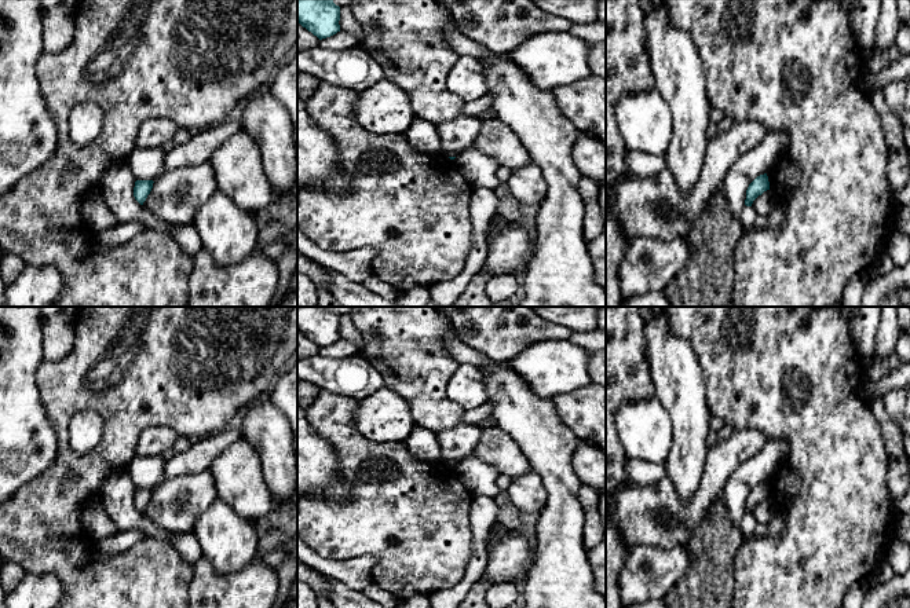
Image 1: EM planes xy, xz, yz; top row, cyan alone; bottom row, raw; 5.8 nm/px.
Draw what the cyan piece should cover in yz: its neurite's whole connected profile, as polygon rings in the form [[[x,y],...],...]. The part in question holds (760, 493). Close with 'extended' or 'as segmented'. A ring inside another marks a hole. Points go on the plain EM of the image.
[[[767,481],[757,484],[746,498],[745,513],[752,514],[753,509],[767,498],[770,498]]]; as segmented

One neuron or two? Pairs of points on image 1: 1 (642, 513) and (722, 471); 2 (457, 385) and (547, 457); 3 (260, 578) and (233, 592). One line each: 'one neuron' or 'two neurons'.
1: one neuron
2: two neurons
3: one neuron

